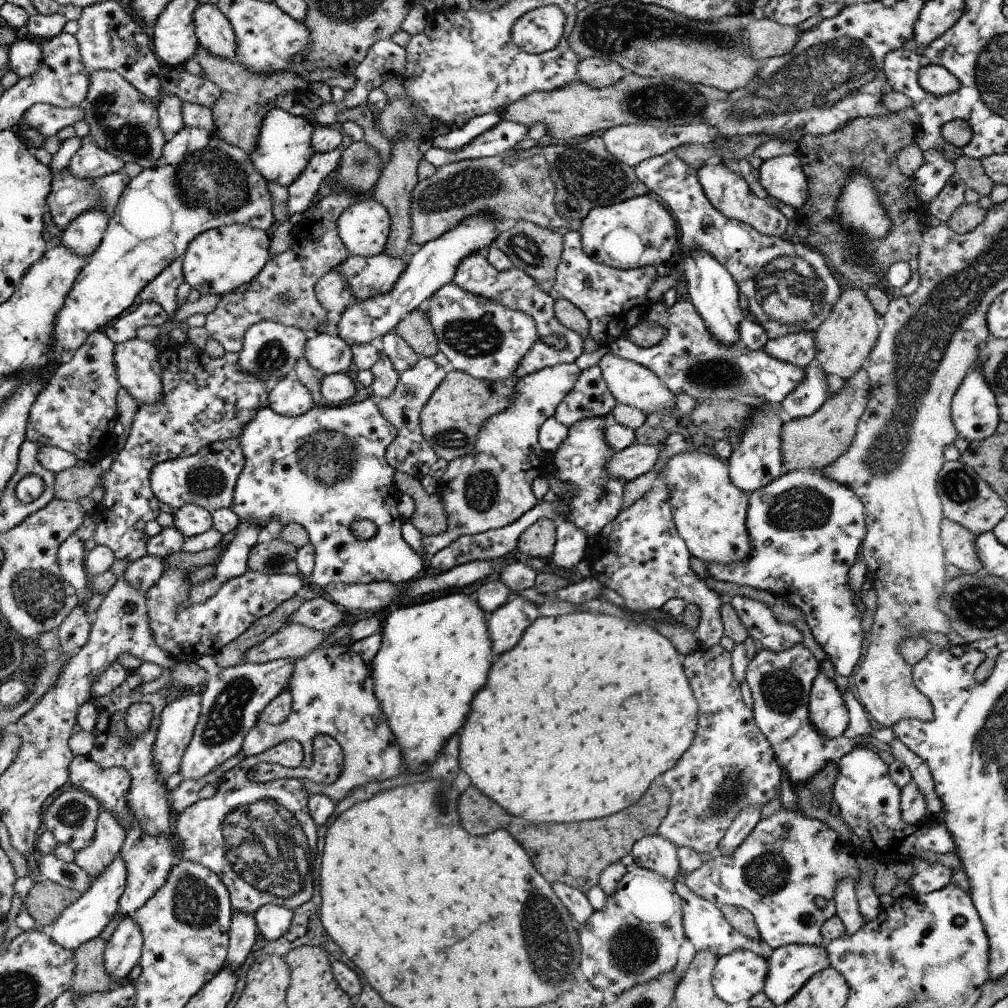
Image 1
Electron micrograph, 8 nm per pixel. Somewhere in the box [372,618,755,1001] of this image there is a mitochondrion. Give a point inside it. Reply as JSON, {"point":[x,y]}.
{"point":[546,940]}

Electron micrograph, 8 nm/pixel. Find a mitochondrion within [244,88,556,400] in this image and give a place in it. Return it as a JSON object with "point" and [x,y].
{"point":[463,187]}

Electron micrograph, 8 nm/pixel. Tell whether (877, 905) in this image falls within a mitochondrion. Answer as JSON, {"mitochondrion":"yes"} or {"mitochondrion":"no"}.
{"mitochondrion":"no"}

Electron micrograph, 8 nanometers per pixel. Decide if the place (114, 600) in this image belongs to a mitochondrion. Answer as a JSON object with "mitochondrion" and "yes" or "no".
{"mitochondrion":"no"}

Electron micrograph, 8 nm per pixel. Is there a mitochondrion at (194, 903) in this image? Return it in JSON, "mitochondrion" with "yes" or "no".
{"mitochondrion":"yes"}

